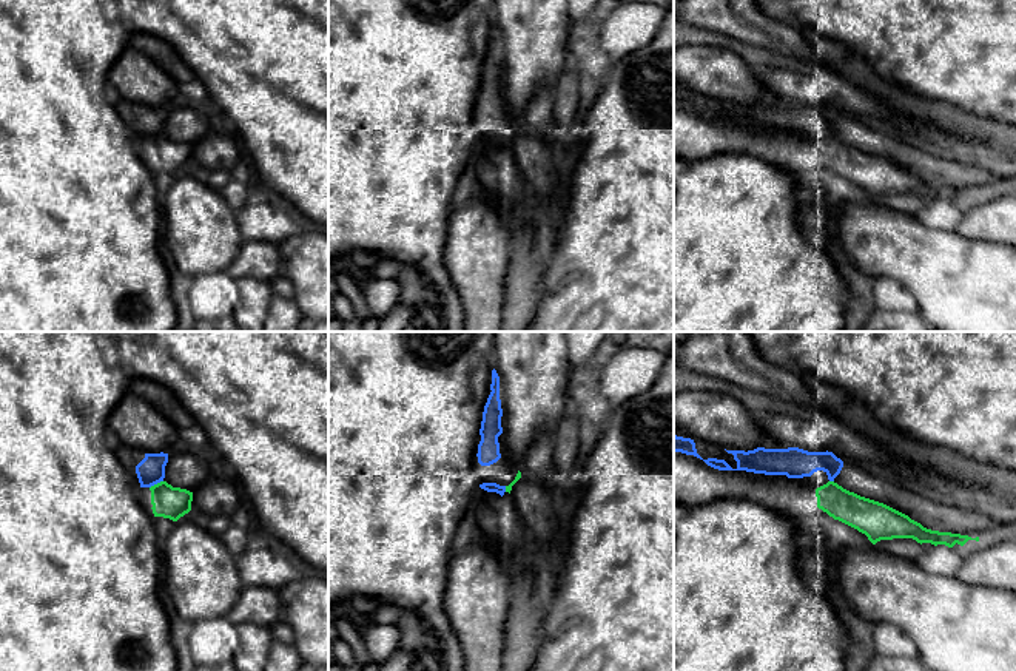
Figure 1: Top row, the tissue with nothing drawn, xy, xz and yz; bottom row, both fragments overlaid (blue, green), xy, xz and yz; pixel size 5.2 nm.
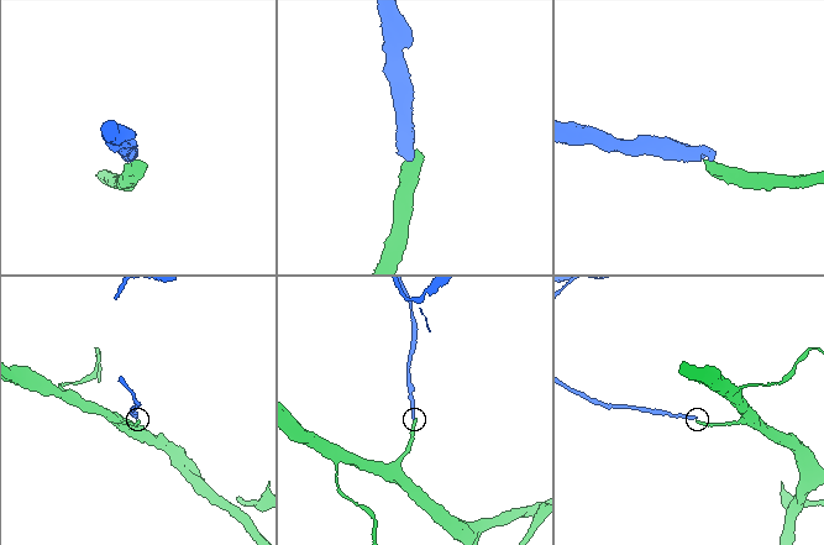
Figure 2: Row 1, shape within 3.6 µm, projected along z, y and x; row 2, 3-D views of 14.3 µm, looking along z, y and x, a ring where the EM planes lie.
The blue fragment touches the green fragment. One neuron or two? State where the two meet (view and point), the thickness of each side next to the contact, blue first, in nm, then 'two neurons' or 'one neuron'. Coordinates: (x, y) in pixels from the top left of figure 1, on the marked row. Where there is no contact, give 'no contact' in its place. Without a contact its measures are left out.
meets blue in xy at (156, 483); 150 nm thick on the blue side, 170 nm on the other; one neuron

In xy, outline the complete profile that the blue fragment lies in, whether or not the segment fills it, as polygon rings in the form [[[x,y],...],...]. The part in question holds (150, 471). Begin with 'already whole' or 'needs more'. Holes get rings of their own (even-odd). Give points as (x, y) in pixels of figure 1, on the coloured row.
needs more | [[[145,454],[145,458],[136,466],[140,487],[151,491],[151,504],[154,517],[177,521],[191,511],[193,492],[173,487],[165,478],[168,454]]]

